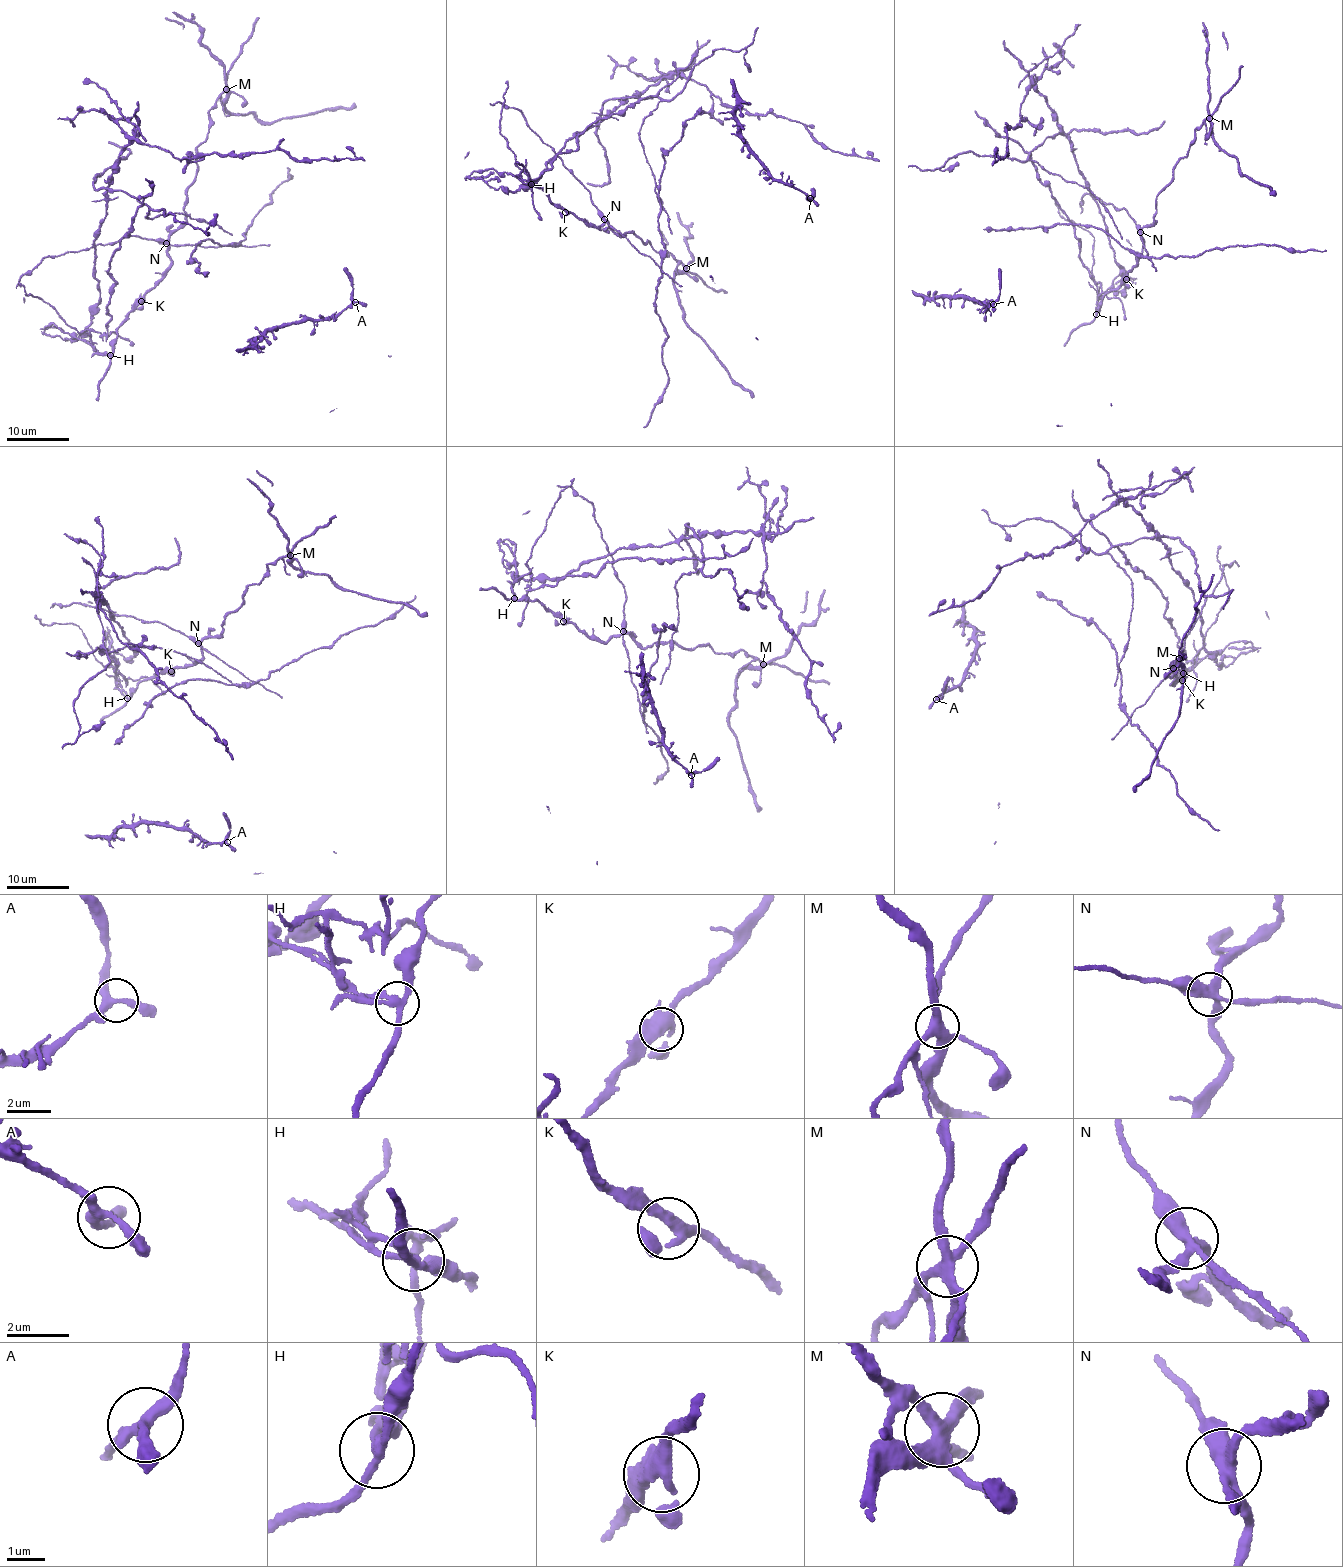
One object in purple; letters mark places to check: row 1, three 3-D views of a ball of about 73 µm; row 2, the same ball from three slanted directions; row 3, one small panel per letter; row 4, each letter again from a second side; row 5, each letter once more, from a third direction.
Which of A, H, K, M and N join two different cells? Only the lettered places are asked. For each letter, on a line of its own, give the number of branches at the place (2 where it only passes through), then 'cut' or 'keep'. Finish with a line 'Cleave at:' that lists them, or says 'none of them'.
A: 3 branches meet; keep
H: 3 branches meet; cut
K: 3 branches meet; keep
M: 5 branches meet; cut
N: 4 branches meet; cut
Cleave at: H, M, N

